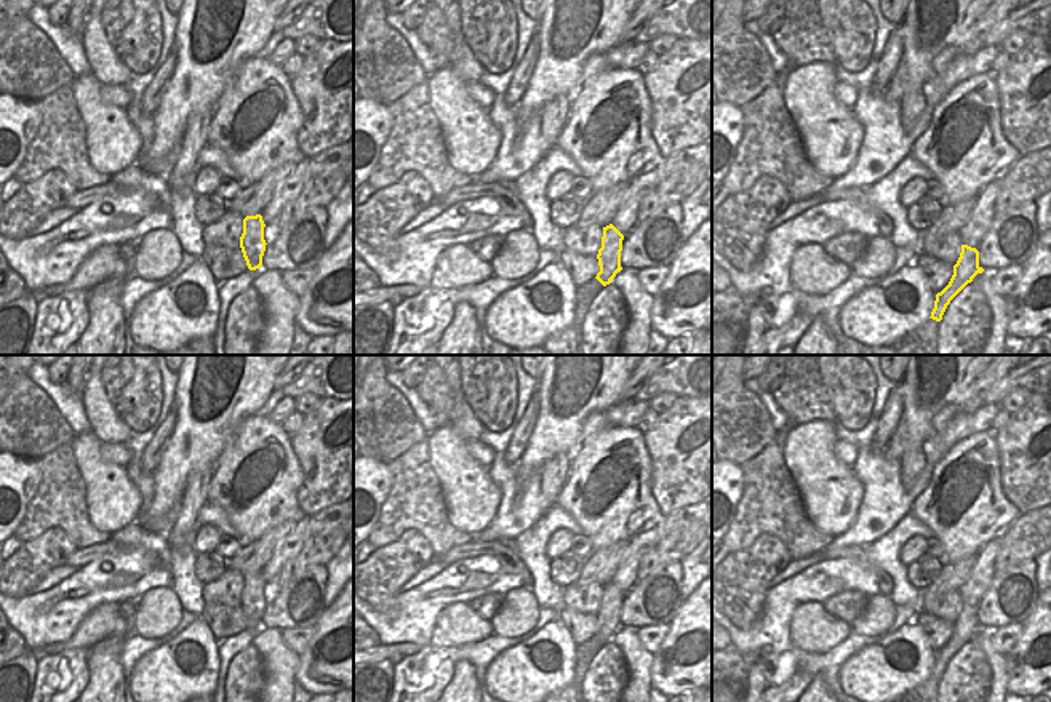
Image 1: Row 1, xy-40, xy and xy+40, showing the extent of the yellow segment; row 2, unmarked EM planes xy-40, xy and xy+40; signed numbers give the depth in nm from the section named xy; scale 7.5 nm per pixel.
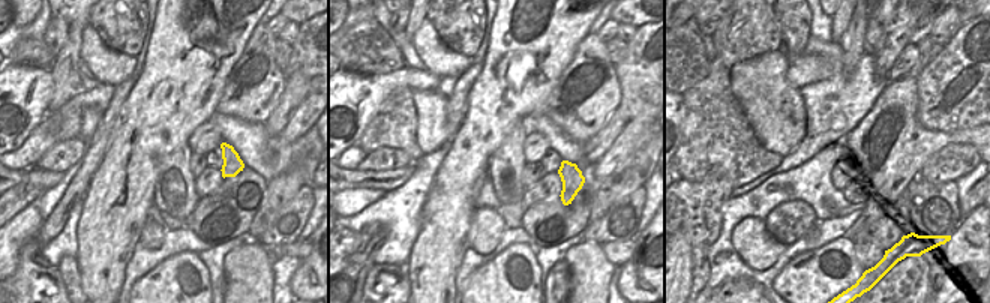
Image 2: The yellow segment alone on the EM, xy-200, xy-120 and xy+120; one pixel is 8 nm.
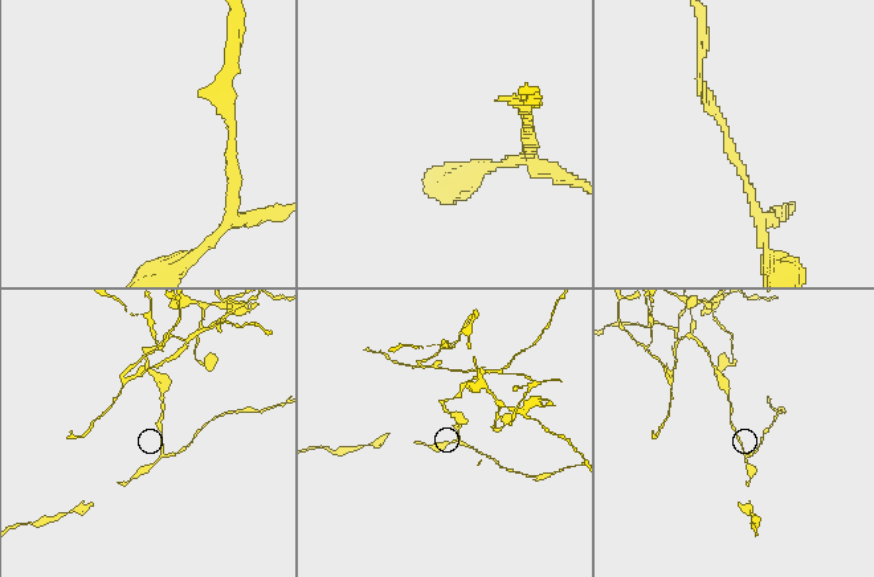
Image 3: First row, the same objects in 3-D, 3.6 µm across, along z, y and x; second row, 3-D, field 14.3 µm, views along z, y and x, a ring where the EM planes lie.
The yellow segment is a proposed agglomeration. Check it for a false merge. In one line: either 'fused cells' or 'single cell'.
fused cells

